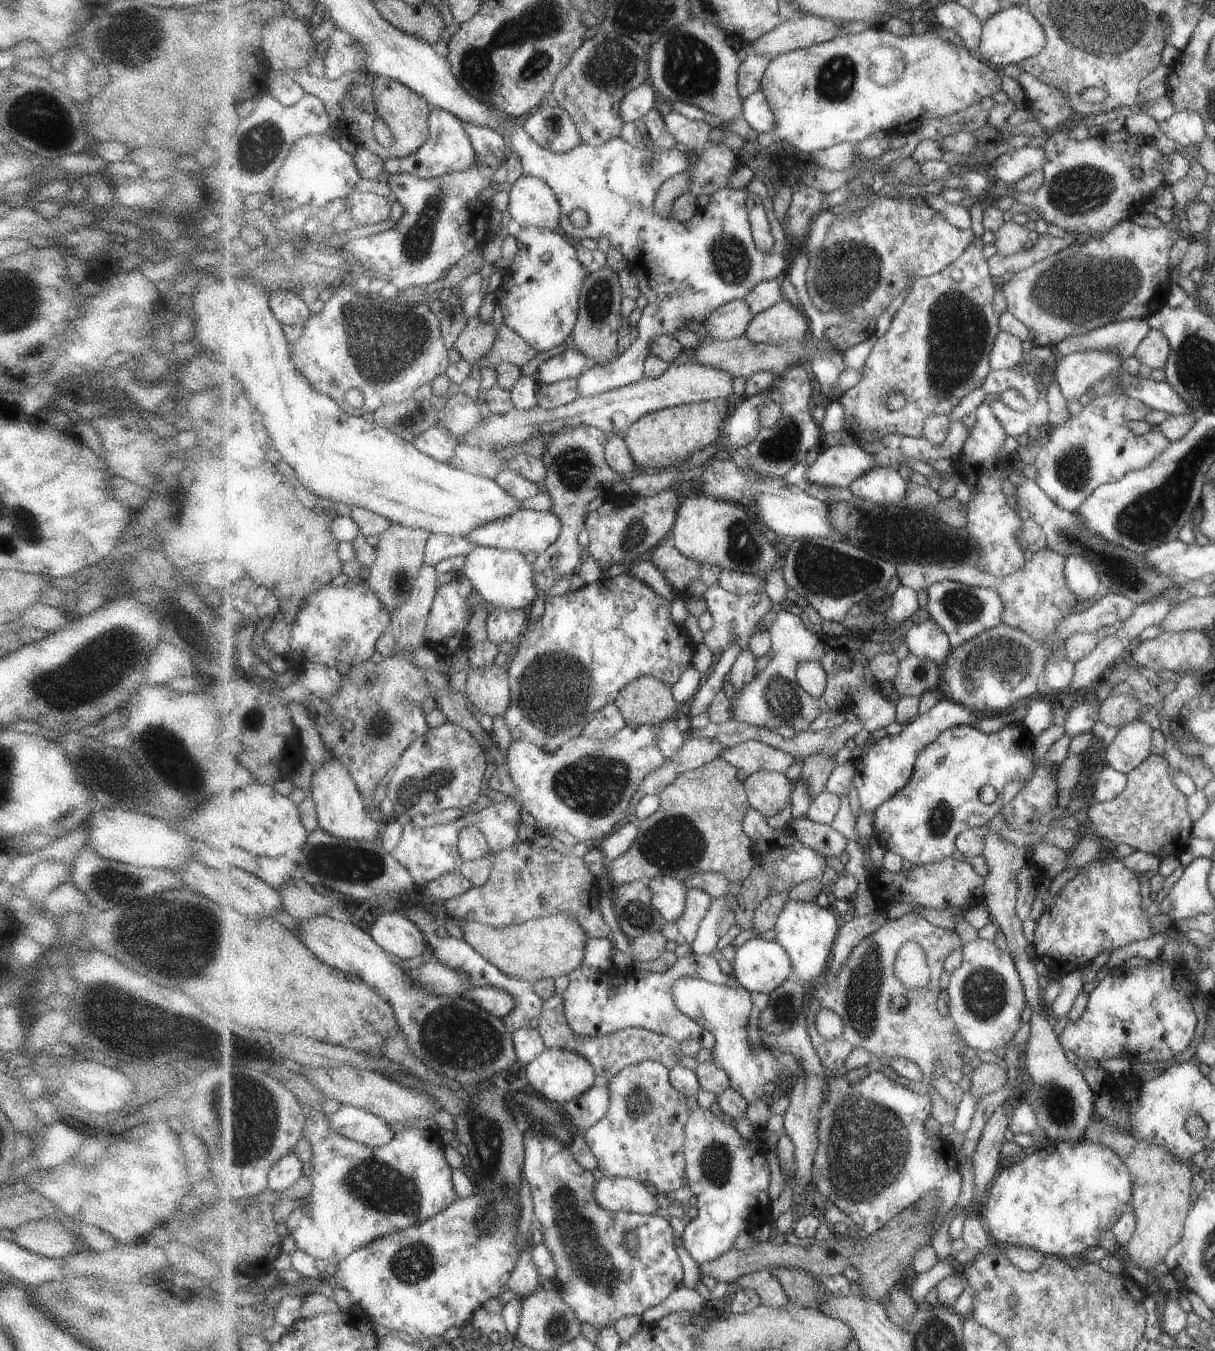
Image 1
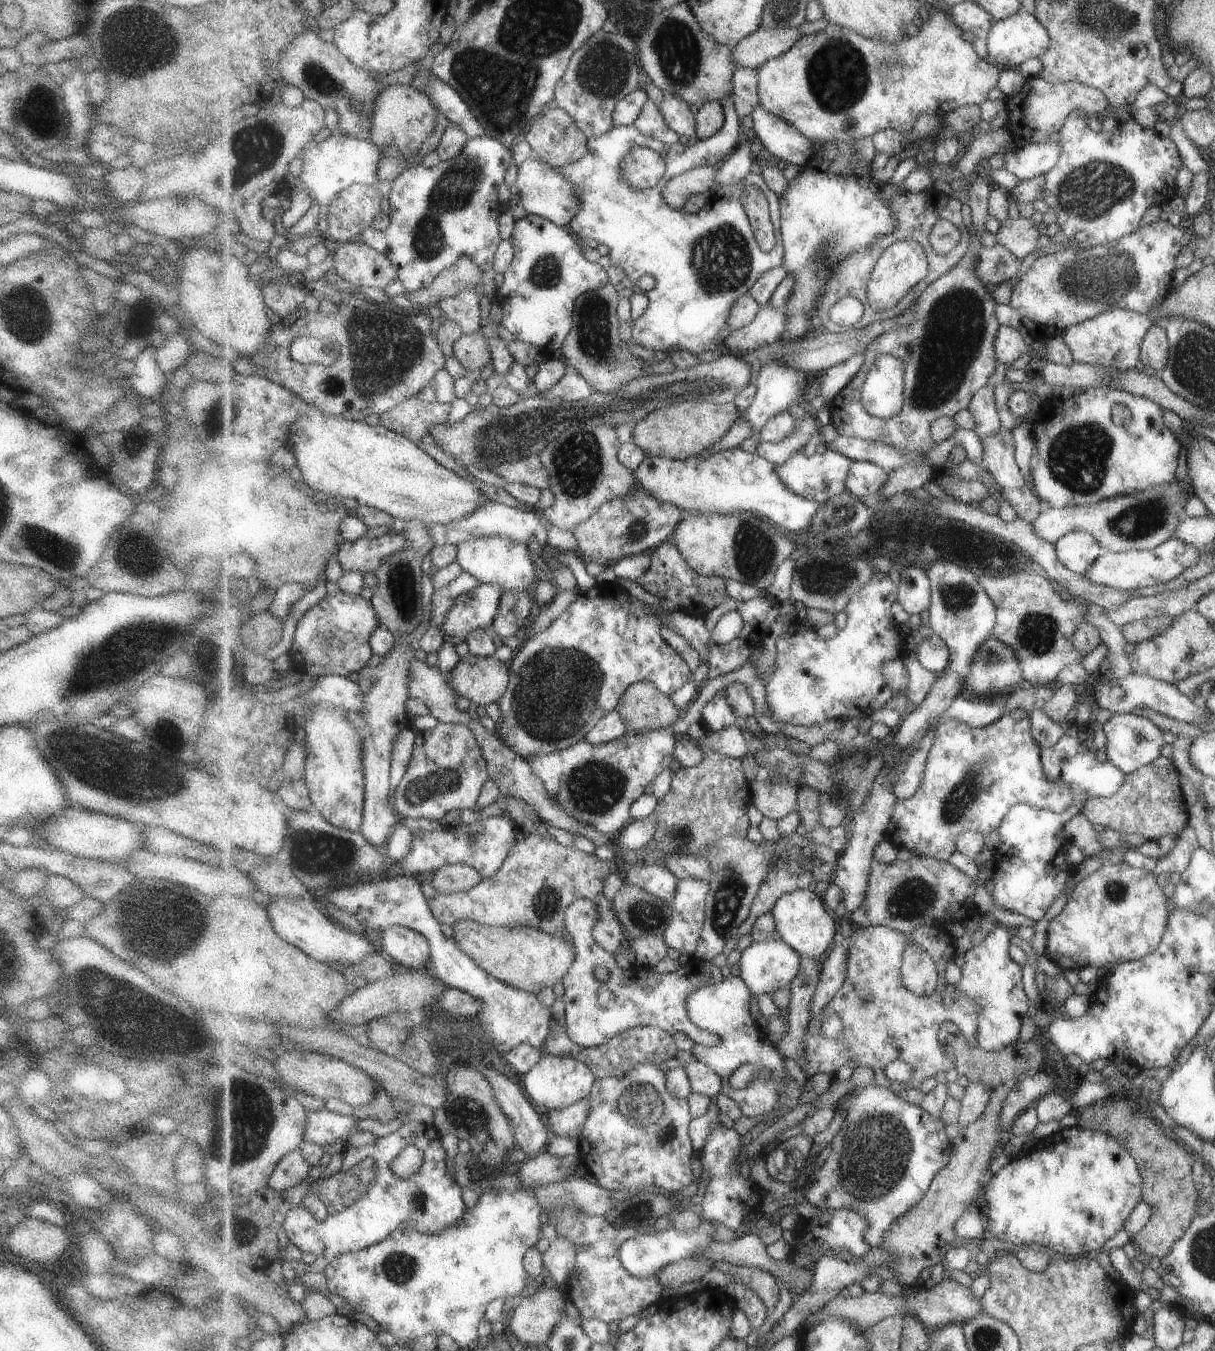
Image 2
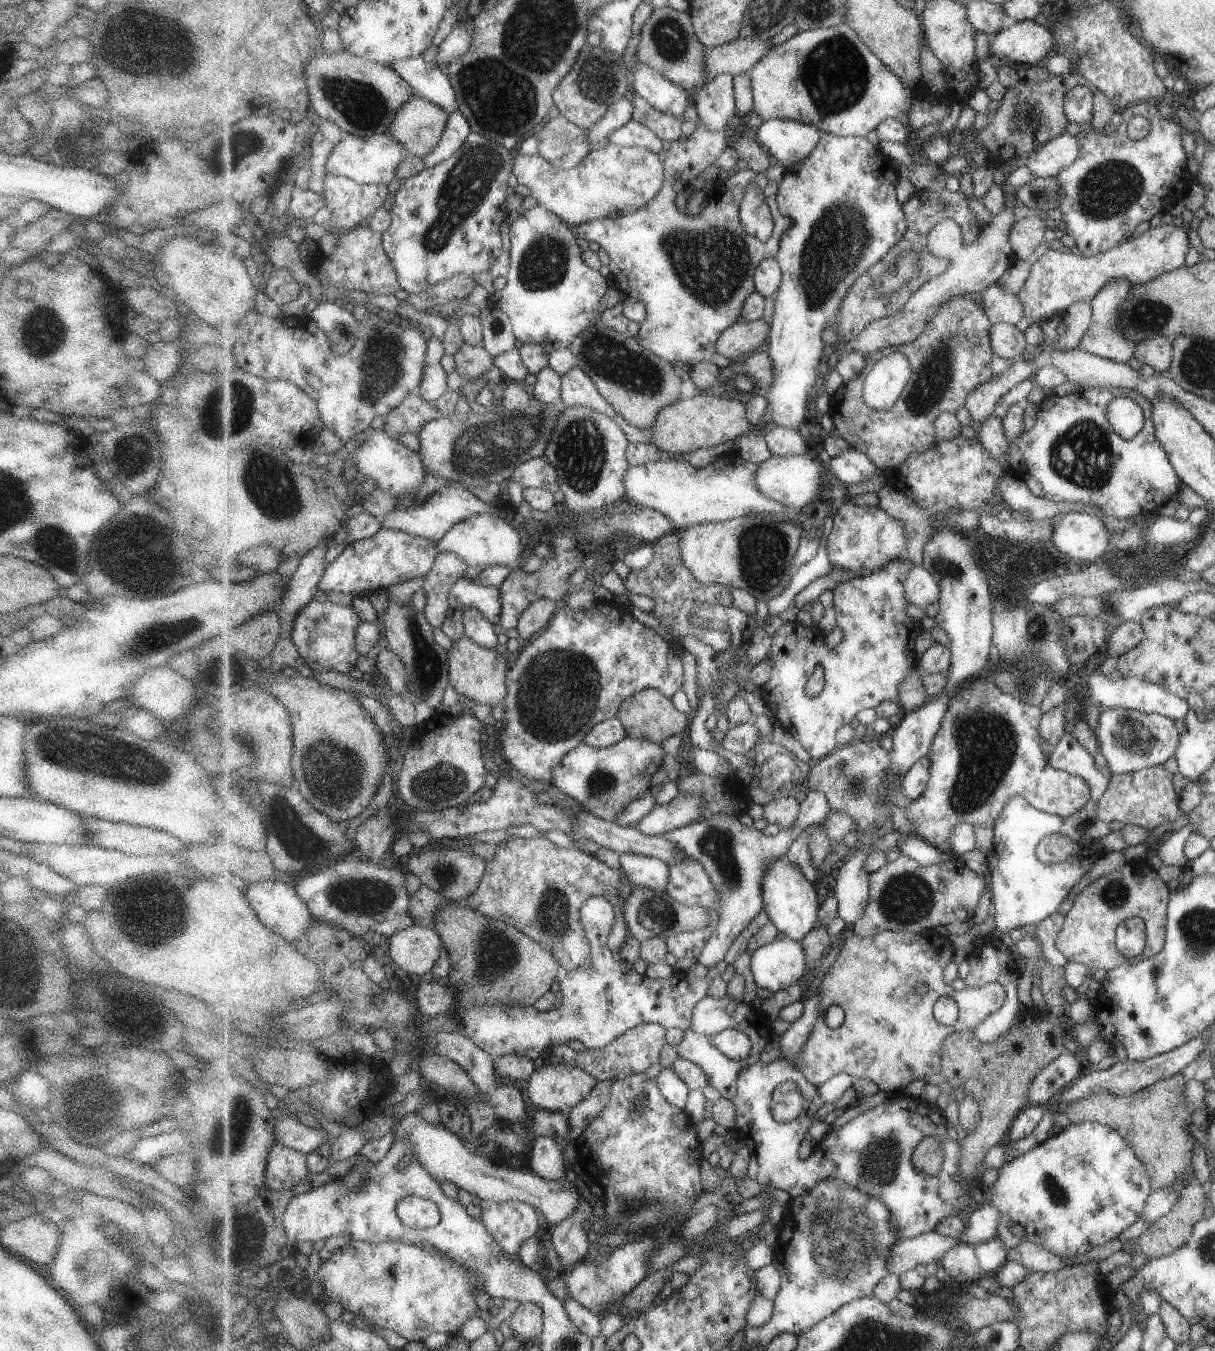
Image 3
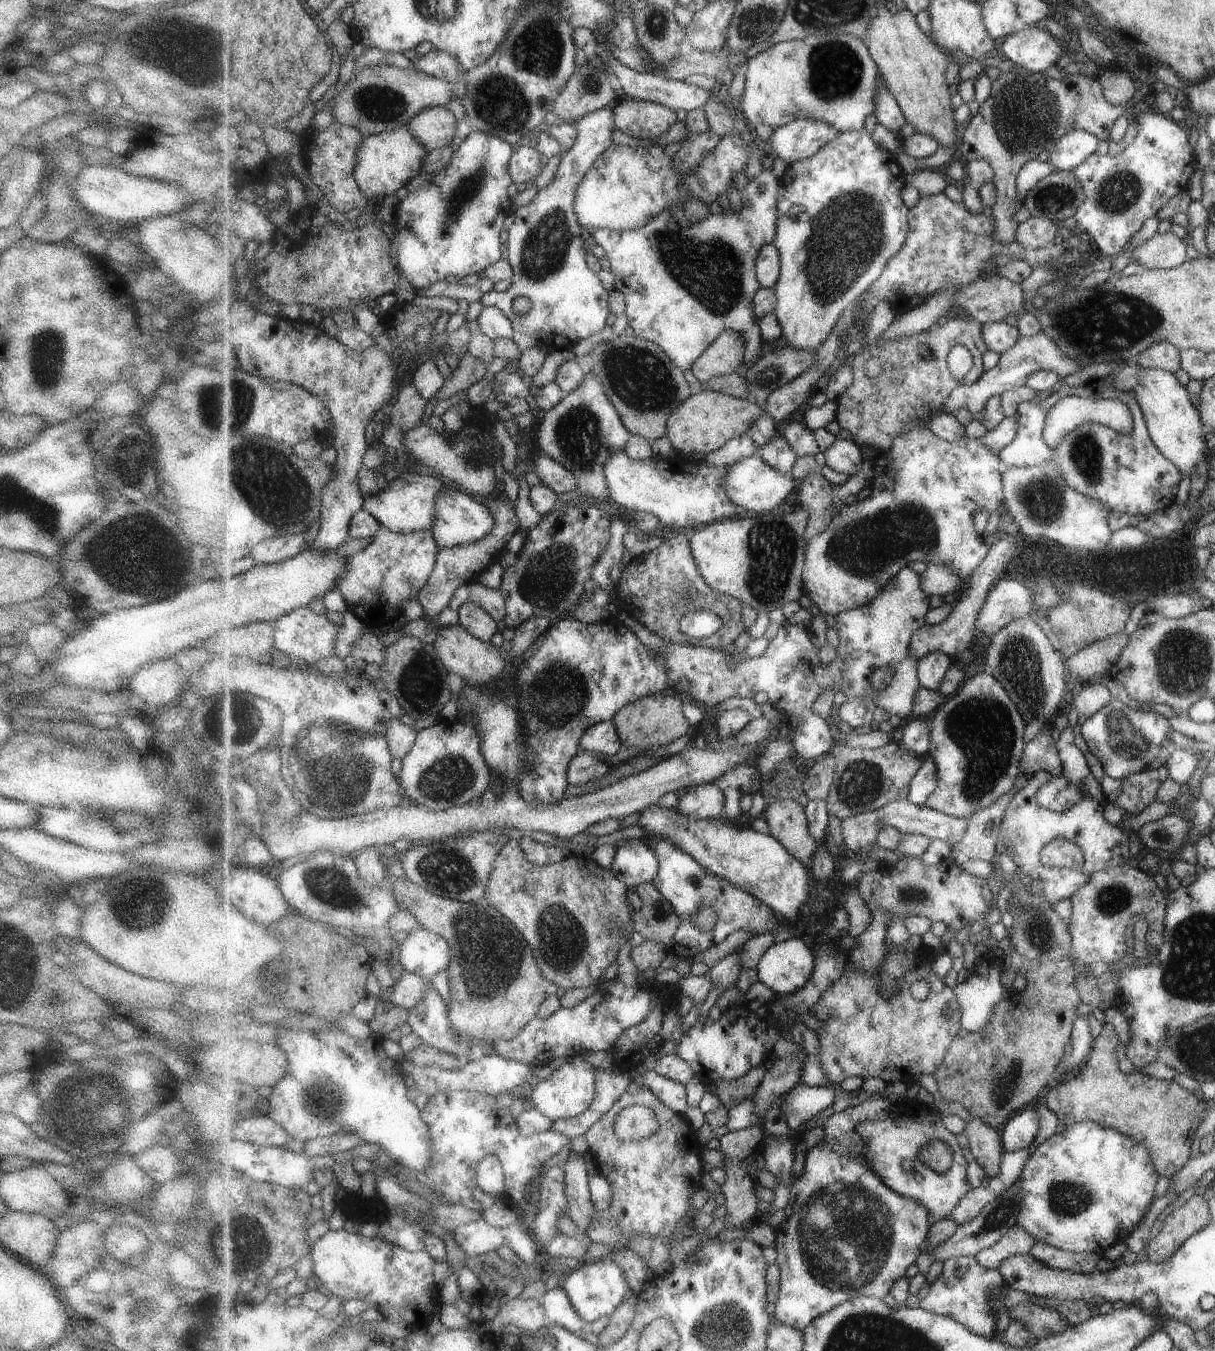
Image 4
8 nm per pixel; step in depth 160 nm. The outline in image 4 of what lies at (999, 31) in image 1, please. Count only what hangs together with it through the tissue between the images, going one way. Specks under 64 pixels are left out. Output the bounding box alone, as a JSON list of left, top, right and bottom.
[1001,26,1066,73]

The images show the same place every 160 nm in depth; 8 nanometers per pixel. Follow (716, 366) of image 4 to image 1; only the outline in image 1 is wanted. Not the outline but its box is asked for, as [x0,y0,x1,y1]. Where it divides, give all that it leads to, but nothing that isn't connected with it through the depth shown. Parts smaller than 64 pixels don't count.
[744,300,809,343]

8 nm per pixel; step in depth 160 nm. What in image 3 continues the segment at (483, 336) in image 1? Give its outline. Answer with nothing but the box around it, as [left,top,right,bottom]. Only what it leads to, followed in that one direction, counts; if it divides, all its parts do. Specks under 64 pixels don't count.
[453,344,494,378]

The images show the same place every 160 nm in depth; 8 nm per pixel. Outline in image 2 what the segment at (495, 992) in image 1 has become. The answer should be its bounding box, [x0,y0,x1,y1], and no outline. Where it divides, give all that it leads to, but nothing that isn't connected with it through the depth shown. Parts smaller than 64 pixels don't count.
[436,987,482,1019]

